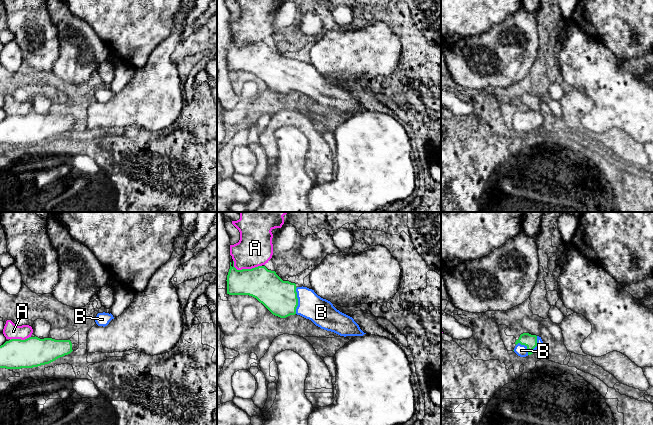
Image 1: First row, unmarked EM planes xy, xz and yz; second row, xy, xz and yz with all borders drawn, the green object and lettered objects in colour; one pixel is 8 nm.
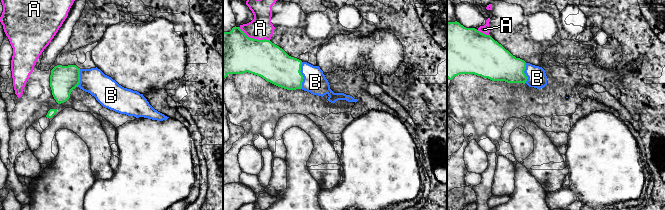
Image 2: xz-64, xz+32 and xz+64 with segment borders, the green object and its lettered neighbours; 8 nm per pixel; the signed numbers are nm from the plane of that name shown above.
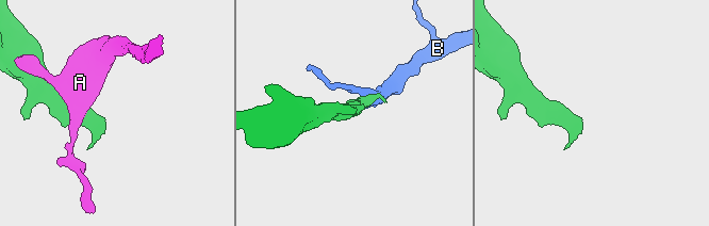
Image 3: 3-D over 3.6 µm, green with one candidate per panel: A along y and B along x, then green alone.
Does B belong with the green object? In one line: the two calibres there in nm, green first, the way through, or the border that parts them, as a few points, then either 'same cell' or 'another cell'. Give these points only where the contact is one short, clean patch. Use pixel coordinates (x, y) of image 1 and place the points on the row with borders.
280 nm thick on the green side, 220 nm on the other; runs through xz (280, 297), (297, 300), (304, 301), (321, 312); same cell

